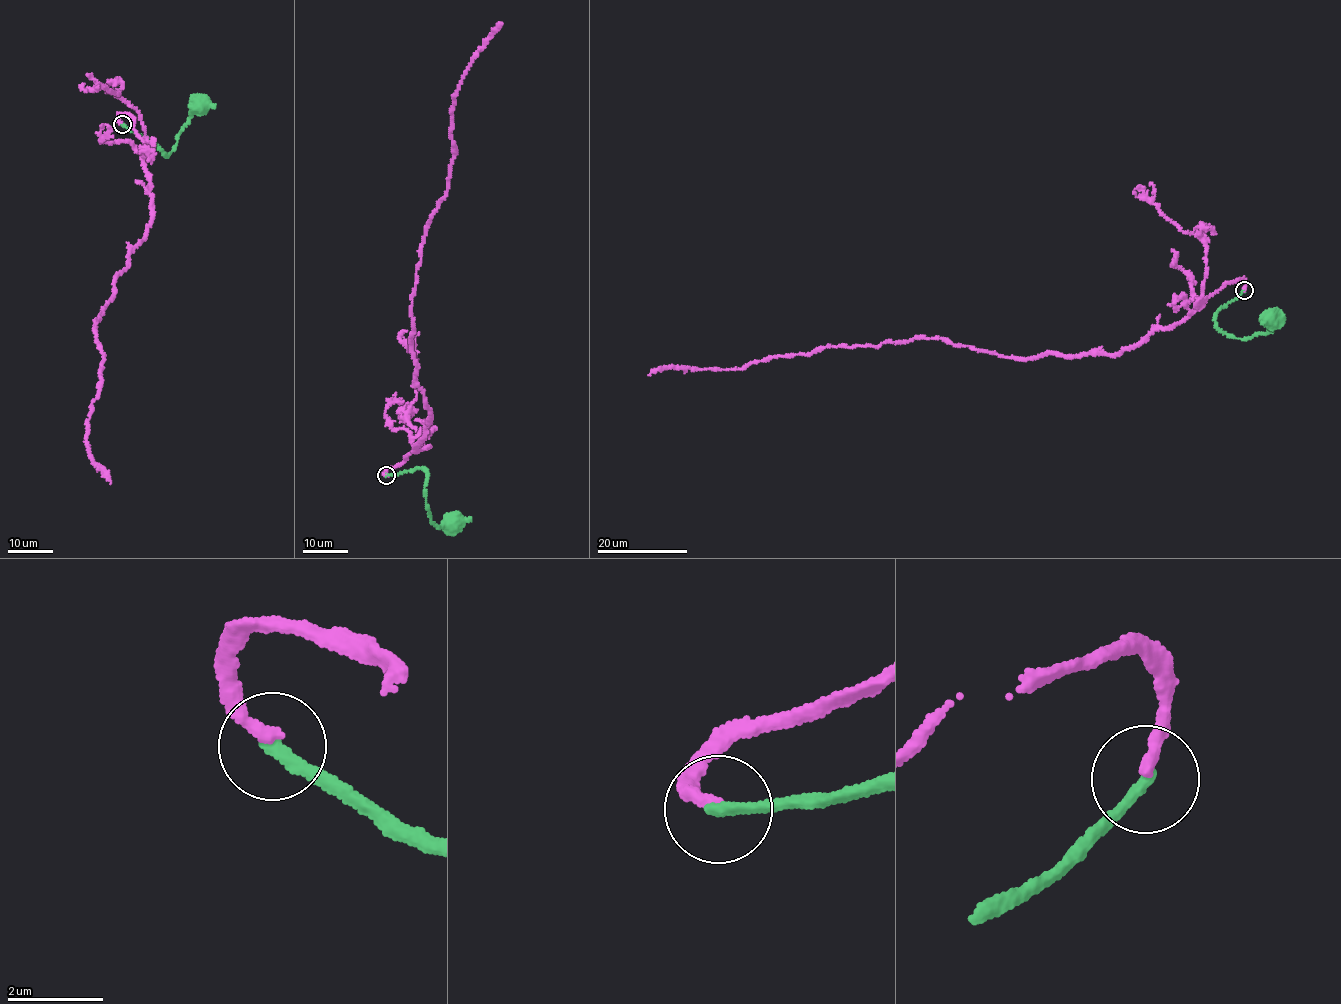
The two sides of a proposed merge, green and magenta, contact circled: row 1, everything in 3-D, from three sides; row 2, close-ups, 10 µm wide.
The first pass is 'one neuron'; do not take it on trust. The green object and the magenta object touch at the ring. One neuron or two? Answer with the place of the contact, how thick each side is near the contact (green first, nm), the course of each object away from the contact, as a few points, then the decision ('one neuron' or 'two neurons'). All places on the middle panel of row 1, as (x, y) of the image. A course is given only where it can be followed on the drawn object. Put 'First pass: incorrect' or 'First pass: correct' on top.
First pass: incorrect
(386, 475) | 280/280 nm | green via (386, 476), (422, 468), (427, 476), (425, 488), (430, 522), (438, 526), (445, 521), (450, 521) | magenta via (387, 475), (415, 452), (431, 418), (417, 381), (411, 304), (425, 227), (447, 188), (453, 95), (501, 23) | two neurons

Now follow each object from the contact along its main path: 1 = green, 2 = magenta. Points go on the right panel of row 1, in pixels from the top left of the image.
1: (1244, 291), (1216, 314), (1216, 326), (1234, 338), (1246, 339), (1271, 331), (1272, 316)
2: (1244, 290), (1245, 279), (1227, 282), (1117, 354), (1011, 358), (921, 337), (649, 375)

